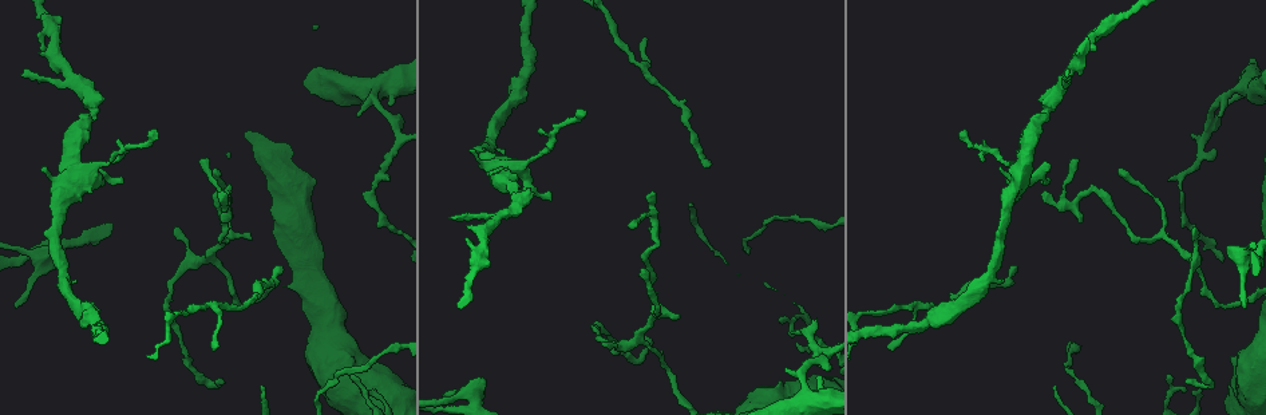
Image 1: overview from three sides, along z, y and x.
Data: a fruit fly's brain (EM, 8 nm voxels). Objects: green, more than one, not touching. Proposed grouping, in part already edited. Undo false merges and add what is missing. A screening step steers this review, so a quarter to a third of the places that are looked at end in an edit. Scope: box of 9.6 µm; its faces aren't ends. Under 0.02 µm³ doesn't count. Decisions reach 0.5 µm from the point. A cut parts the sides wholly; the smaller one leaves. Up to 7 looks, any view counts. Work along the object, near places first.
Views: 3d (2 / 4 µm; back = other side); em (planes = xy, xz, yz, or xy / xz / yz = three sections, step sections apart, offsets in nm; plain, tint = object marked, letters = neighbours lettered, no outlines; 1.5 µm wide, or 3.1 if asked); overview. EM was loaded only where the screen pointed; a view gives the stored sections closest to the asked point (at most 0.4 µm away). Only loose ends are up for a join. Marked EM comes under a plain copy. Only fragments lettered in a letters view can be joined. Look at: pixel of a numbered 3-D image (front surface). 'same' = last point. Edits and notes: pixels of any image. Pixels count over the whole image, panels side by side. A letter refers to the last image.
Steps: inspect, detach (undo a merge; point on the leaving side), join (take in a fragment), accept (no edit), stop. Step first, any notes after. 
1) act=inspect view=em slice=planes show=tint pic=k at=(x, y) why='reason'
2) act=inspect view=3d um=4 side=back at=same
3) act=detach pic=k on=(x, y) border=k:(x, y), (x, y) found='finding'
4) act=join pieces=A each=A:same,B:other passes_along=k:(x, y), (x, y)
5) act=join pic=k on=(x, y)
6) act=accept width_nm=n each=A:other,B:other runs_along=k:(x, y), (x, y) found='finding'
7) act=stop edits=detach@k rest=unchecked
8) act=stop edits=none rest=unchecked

act=inspect view=em slice=planes show=letters pic=1 at=(648, 197) why='branch stops here'

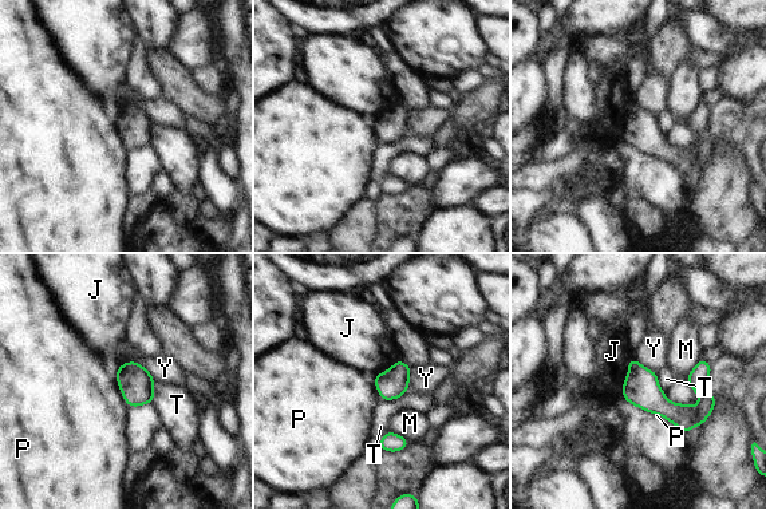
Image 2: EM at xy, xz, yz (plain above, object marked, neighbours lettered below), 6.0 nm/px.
act=accept longest_contact=J:240nm each=J:other,M:other,P:other,T:other,Y:other border=2:(115, 370), (118, 388), (127, 404) found='none of them fits'

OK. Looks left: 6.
act=inspect view=3d um=2 pic=1 at=(168, 294)

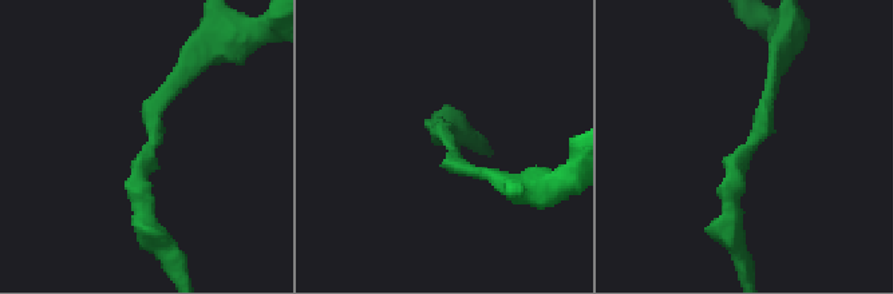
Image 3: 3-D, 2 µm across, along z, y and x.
act=inspect view=em slice=planes show=tint pic=3 at=(153, 148) arm_widths_nm=170,190 why='shape alone is not enough'

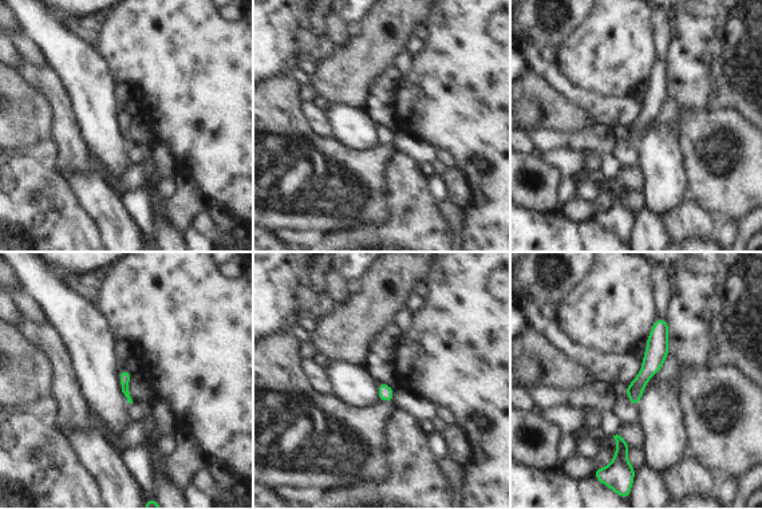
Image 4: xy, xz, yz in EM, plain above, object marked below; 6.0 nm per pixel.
act=inspect view=em slice=planes show=letters at=same

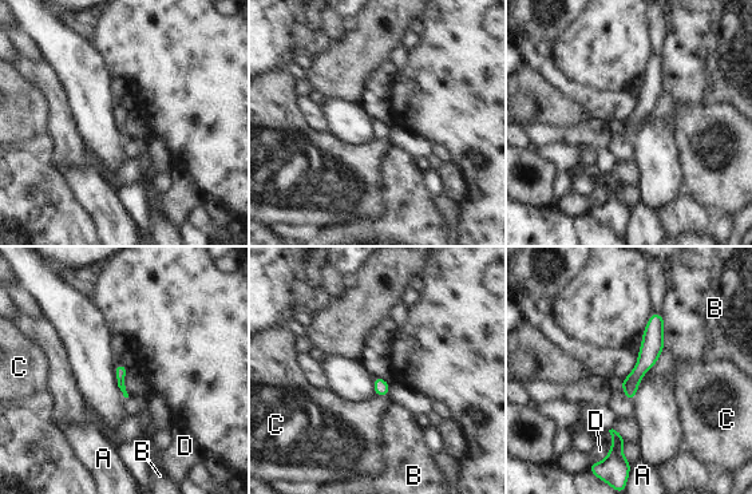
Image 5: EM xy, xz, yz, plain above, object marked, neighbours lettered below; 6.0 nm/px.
act=accept width_nm=70 each=A:other,B:other,C:other,D:other border=5:(664, 347), (653, 364) found='continuous, no second neuron'

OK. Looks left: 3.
act=inspect view=3d um=2 pic=1 at=(647, 336) why='branch stops here'

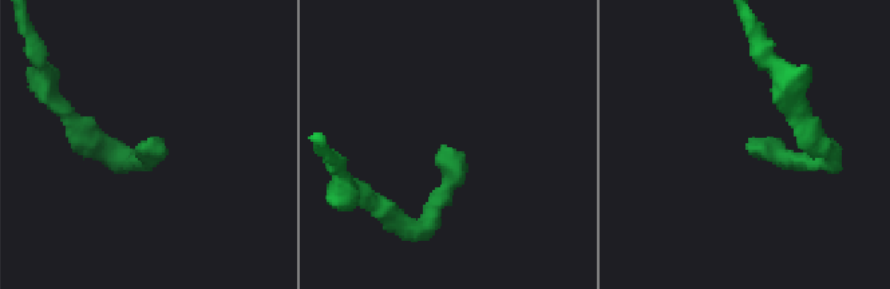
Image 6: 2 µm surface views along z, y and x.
act=inspect view=em um=3.1 slice=xy step=16 show=letters pic=6 at=(746, 144) why='shape alone is not enough'

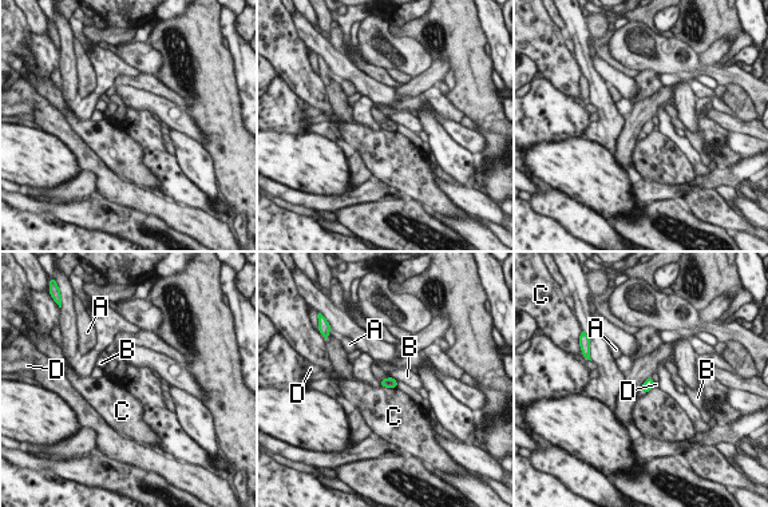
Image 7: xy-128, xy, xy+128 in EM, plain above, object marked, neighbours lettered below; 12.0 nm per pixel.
act=accept width_nm=130 each=A:other,B:other,C:other,D:other border=7:(381, 385), (396, 388) found='no lettered fragment goes on from it'

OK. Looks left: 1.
act=stop edits=none rest=unchecked

